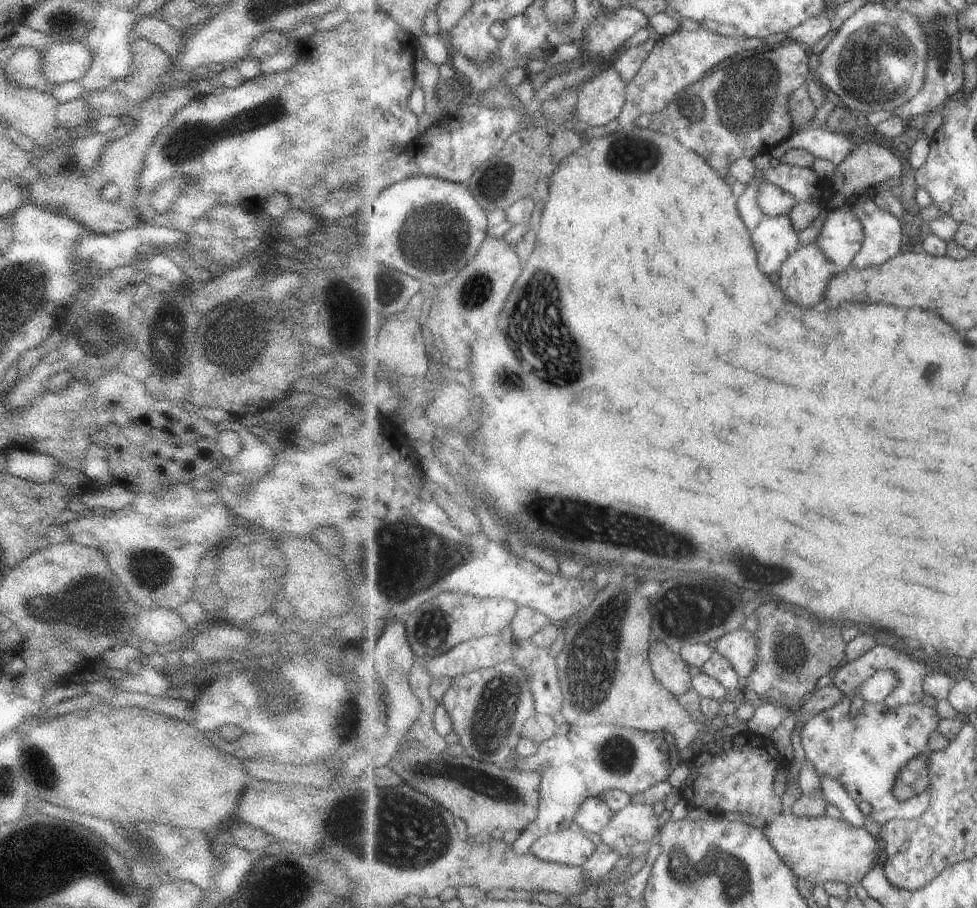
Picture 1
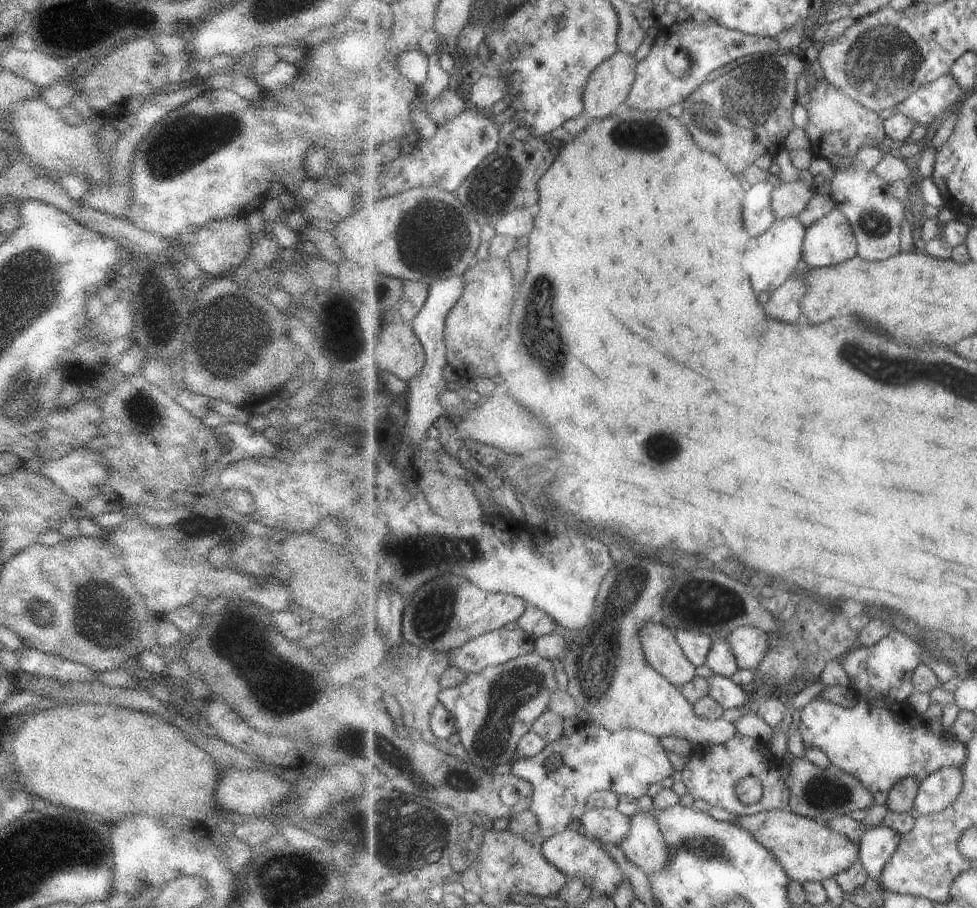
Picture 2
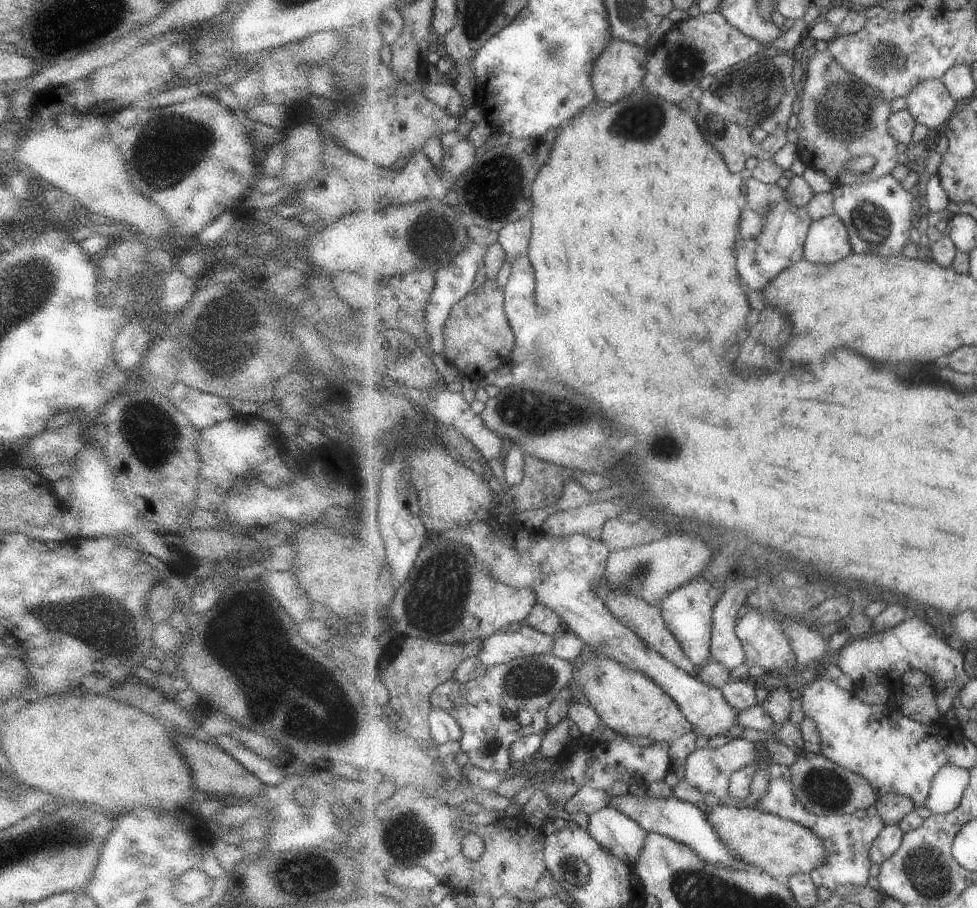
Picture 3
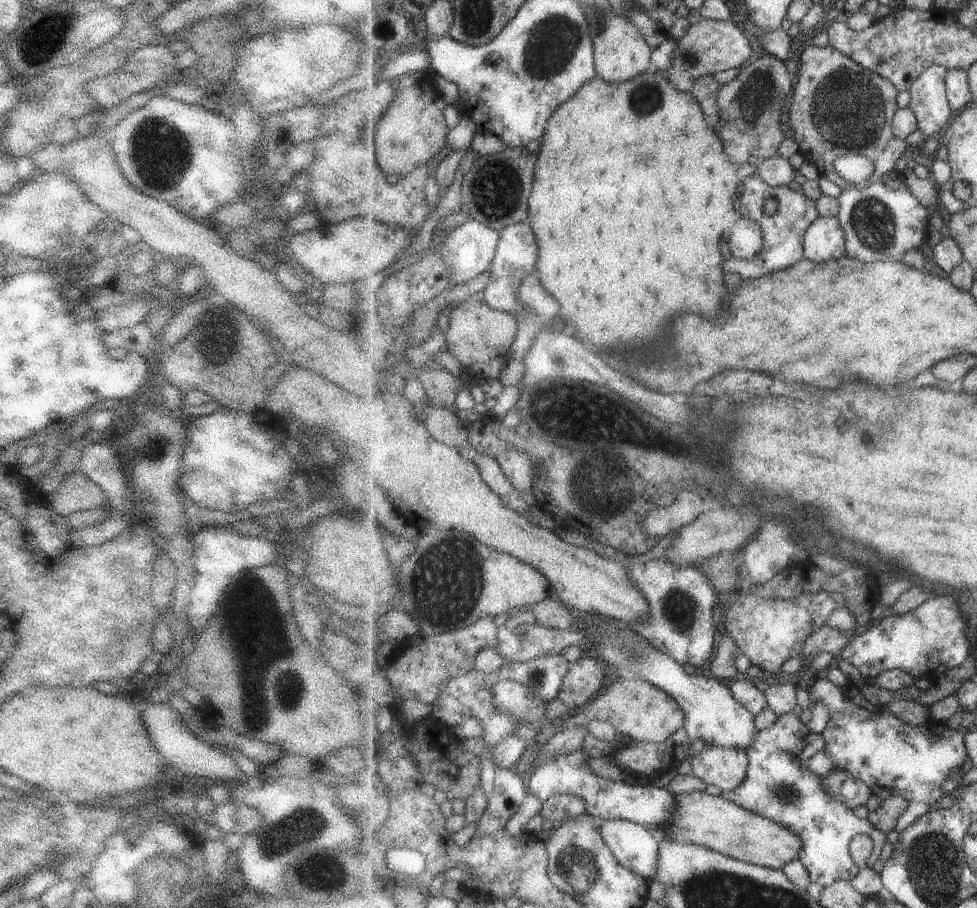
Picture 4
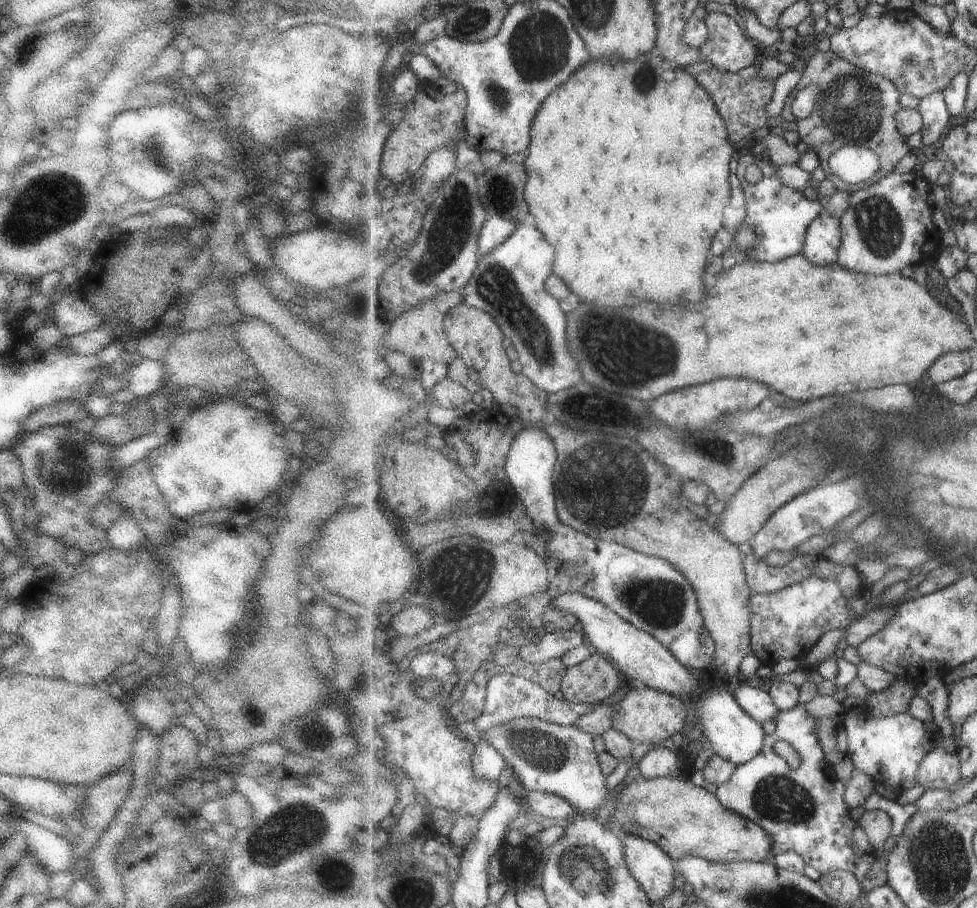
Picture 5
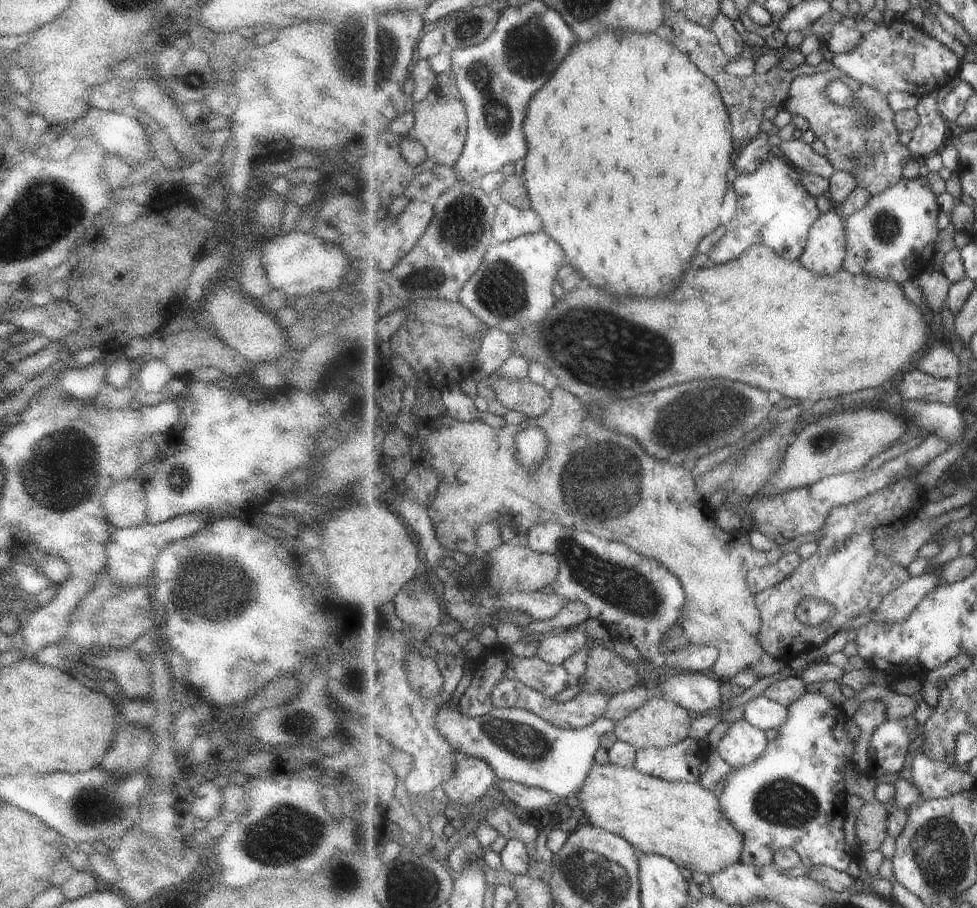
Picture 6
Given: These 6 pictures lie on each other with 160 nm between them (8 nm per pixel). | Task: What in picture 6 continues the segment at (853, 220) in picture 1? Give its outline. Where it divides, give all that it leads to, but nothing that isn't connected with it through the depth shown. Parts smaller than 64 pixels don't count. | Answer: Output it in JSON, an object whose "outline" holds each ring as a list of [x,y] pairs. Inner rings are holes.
{"outline":[[[834,210],[830,213],[823,213],[818,218],[818,222],[811,227],[806,250],[802,252],[798,261],[814,273],[832,275],[844,268],[846,250],[846,221],[839,212]]]}

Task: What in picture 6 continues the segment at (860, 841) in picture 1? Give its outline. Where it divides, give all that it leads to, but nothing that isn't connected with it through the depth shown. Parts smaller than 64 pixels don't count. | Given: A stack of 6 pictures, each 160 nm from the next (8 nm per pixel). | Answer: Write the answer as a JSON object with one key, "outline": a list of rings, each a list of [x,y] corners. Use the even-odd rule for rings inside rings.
{"outline":[[[595,763],[590,774],[586,776],[582,790],[576,800],[563,800],[560,806],[562,814],[569,807],[578,805],[592,825],[604,828],[630,841],[639,853],[663,855],[691,871],[705,872],[707,875],[721,872],[724,868],[738,863],[742,858],[742,850],[746,847],[746,838],[725,816],[719,797],[711,789],[705,788],[700,782],[684,781],[669,782],[668,780],[645,774],[637,767],[625,768],[613,763]]]}

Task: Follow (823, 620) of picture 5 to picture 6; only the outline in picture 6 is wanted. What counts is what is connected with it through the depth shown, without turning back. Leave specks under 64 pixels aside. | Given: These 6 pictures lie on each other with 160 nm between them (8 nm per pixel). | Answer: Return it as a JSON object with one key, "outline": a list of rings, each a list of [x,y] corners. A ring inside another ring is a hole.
{"outline":[[[909,469],[904,477],[885,485],[885,488],[876,490],[858,501],[832,508],[822,526],[823,534],[816,541],[818,549],[810,557],[803,559],[797,570],[785,577],[785,580],[756,594],[762,615],[760,640],[768,653],[771,653],[775,658],[788,662],[800,654],[810,652],[813,648],[825,644],[829,638],[833,638],[839,630],[846,628],[849,621],[854,617],[876,610],[885,596],[898,586],[905,584],[912,577],[909,575],[909,569],[906,566],[897,562],[893,557],[879,552],[874,542],[879,537],[896,535],[911,521],[919,518],[918,512],[928,500],[927,491],[923,490],[915,481],[915,475],[918,472],[921,472],[921,469]],[[805,598],[817,598],[828,602],[834,606],[836,613],[816,627],[802,624],[797,620],[795,610]]]}

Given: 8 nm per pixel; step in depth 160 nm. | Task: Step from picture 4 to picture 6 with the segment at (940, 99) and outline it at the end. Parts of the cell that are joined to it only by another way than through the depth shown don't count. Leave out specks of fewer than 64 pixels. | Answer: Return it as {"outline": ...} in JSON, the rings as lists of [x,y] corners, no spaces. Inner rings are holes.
{"outline":[[[925,95],[916,106],[920,114],[919,126],[912,132],[908,147],[914,159],[925,159],[945,146],[947,122],[938,107],[938,95]]]}

